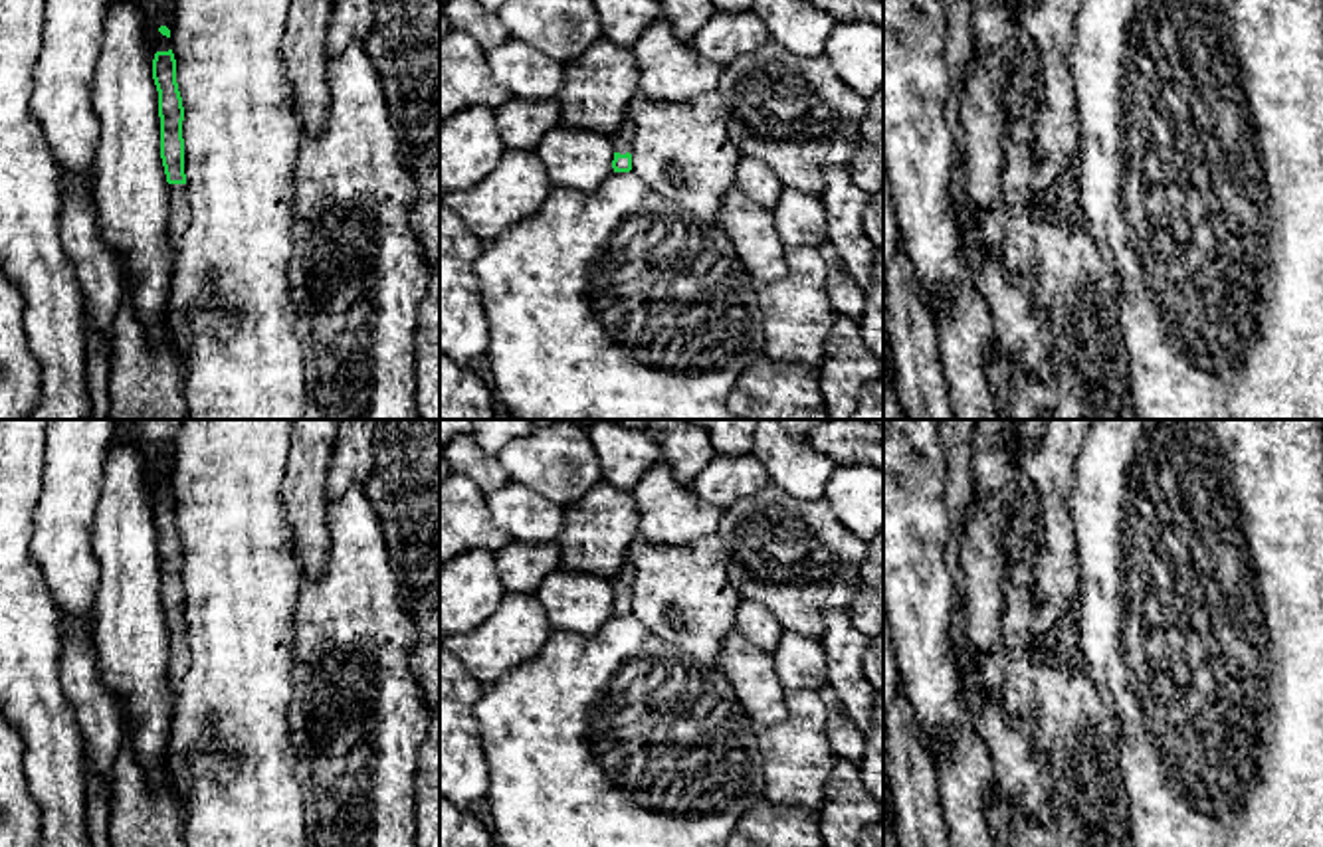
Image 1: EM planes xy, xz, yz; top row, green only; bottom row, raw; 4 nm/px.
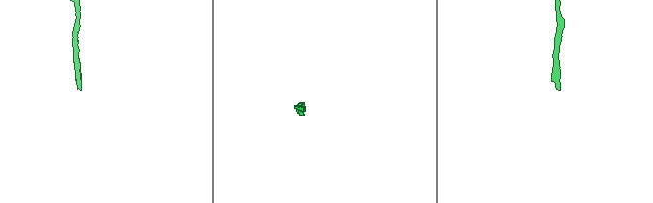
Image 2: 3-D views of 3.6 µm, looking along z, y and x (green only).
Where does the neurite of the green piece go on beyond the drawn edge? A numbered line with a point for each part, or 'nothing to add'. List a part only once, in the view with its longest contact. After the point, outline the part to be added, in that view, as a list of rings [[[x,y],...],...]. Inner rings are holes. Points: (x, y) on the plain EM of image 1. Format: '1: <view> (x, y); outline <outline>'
1: xy (179, 652); outline [[[168,627],[168,679],[178,683],[190,669],[192,653],[186,627]]]

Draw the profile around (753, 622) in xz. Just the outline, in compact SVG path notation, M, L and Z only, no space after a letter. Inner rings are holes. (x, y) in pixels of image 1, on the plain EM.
M743 600L737 608L735 631L764 653L772 653L784 635L778 619L761 604L749 600Z

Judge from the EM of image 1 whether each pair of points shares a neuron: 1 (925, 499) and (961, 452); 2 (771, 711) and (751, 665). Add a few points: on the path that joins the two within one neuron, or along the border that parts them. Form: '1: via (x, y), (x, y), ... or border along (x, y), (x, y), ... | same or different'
1: border along (937, 440), (945, 475), (943, 505), (949, 519) | different
2: via (763, 699), (753, 677) | same

